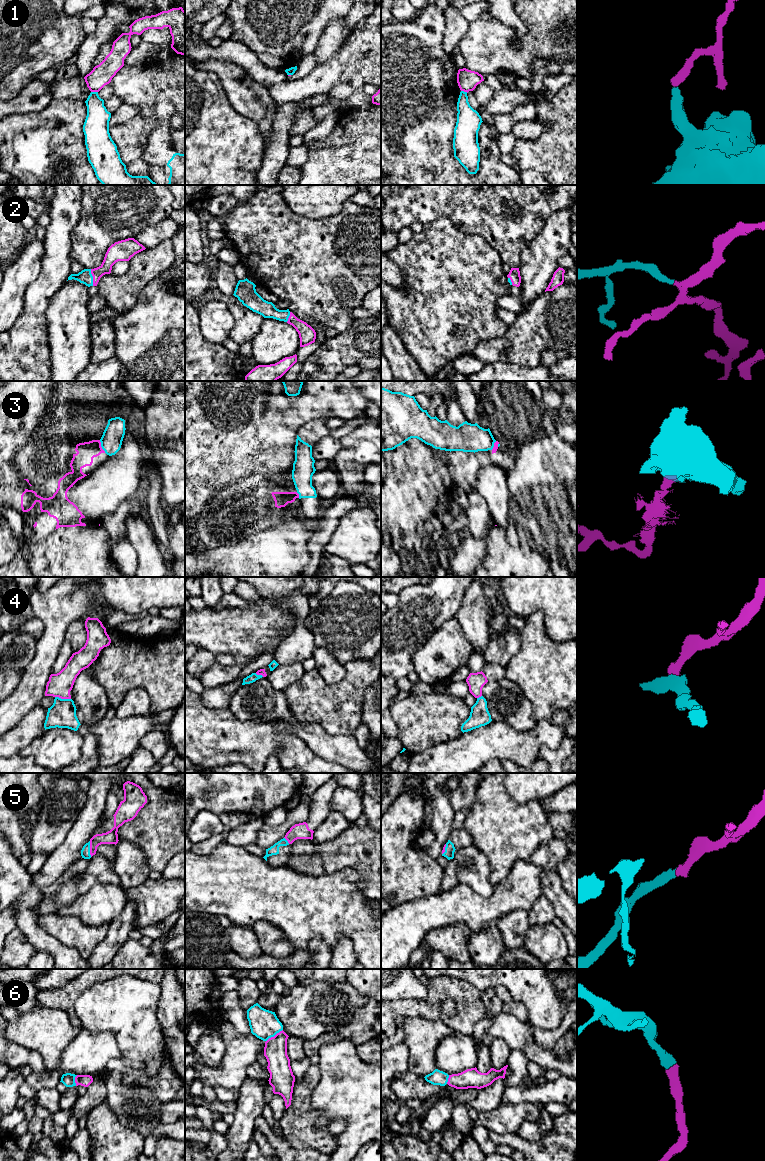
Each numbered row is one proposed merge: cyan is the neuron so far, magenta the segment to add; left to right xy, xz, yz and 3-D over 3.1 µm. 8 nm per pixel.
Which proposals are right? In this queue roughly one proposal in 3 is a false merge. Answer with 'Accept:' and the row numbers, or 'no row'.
Accept: 2, 5, 6

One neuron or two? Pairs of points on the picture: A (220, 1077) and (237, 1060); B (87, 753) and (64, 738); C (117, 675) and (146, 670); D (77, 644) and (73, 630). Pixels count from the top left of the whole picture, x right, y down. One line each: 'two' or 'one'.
A: one
B: two
C: one
D: one

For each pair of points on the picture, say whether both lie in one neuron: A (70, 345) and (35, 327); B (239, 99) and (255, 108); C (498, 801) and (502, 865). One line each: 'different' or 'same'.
A: different
B: same
C: same

